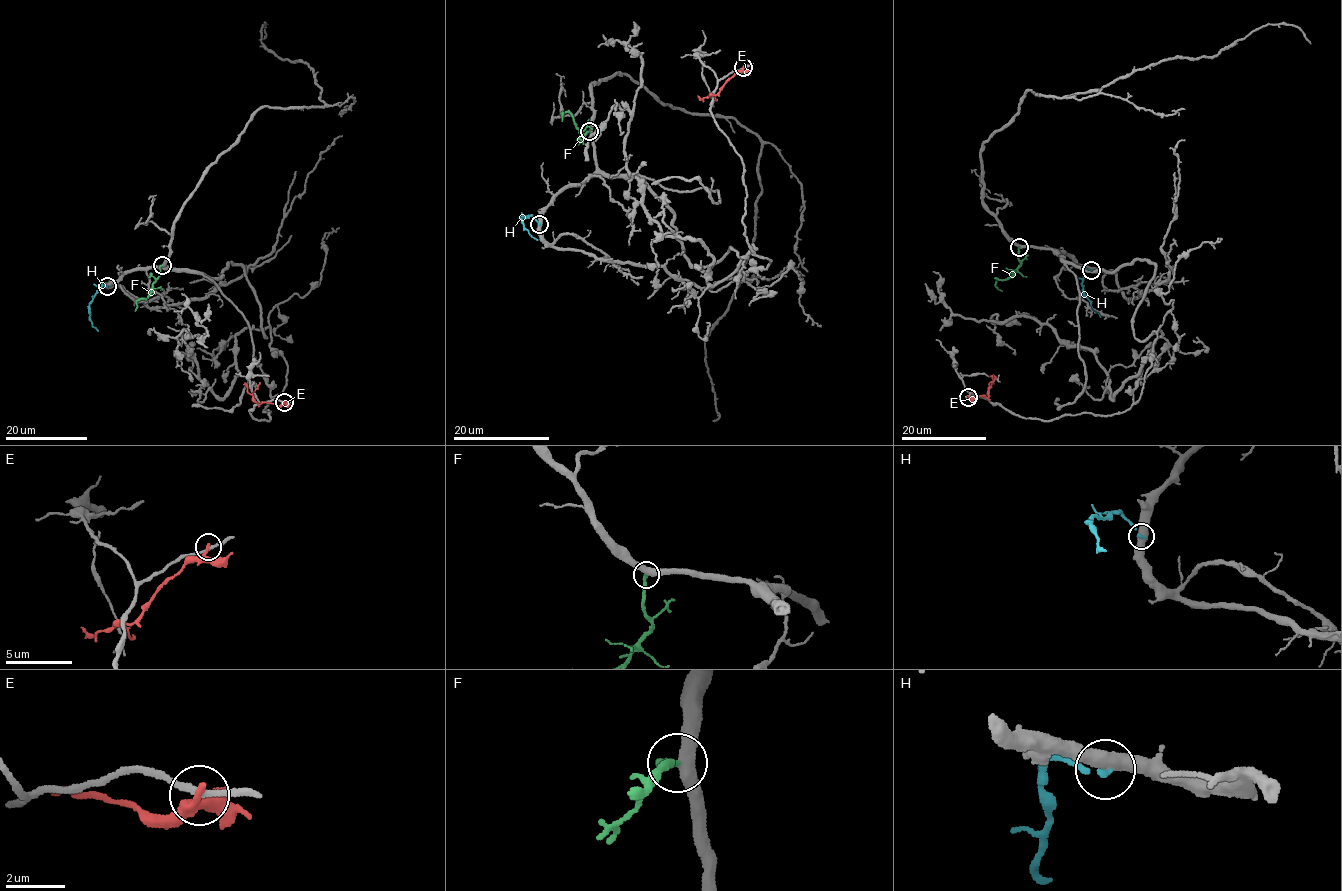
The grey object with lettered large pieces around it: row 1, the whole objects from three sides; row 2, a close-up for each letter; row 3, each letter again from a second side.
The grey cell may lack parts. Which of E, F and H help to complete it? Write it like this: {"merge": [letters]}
{"merge": ["F"]}

